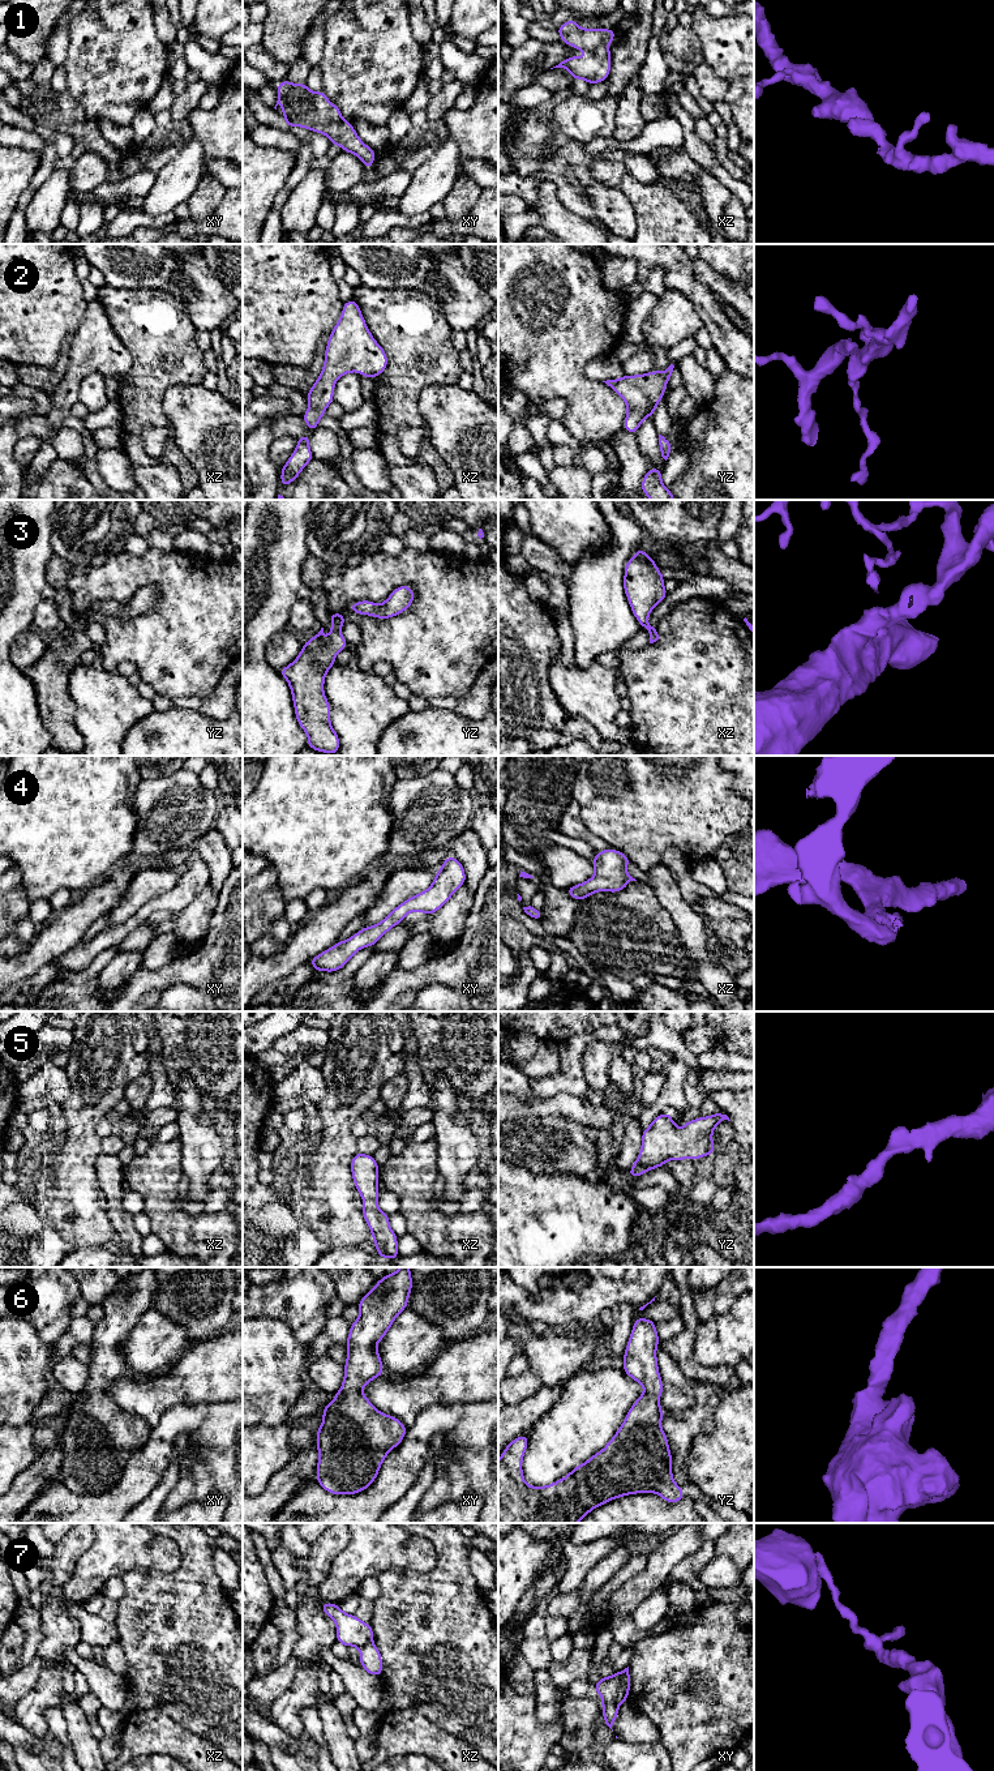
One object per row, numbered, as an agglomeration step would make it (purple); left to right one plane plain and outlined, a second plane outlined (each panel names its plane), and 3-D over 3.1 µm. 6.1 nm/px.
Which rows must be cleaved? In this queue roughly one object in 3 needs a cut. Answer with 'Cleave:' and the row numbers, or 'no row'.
Cleave: 7

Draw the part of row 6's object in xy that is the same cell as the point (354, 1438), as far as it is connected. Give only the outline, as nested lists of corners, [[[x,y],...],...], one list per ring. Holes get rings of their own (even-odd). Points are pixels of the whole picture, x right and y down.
[[[400,1267],[394,1274],[386,1274],[377,1280],[374,1288],[357,1304],[360,1316],[351,1325],[346,1343],[344,1379],[334,1400],[321,1411],[322,1424],[316,1430],[317,1483],[331,1494],[356,1494],[372,1485],[389,1451],[406,1436],[407,1428],[402,1421],[377,1411],[360,1391],[372,1379],[384,1374],[382,1360],[376,1346],[385,1338],[397,1316],[407,1308],[411,1289],[410,1267]]]

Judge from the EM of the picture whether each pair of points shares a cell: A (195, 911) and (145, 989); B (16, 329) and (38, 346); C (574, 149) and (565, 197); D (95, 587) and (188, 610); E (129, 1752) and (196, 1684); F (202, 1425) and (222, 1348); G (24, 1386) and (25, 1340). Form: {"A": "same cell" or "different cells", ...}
{"A": "different cells", "B": "same cell", "C": "same cell", "D": "same cell", "E": "different cells", "F": "different cells", "G": "same cell"}

